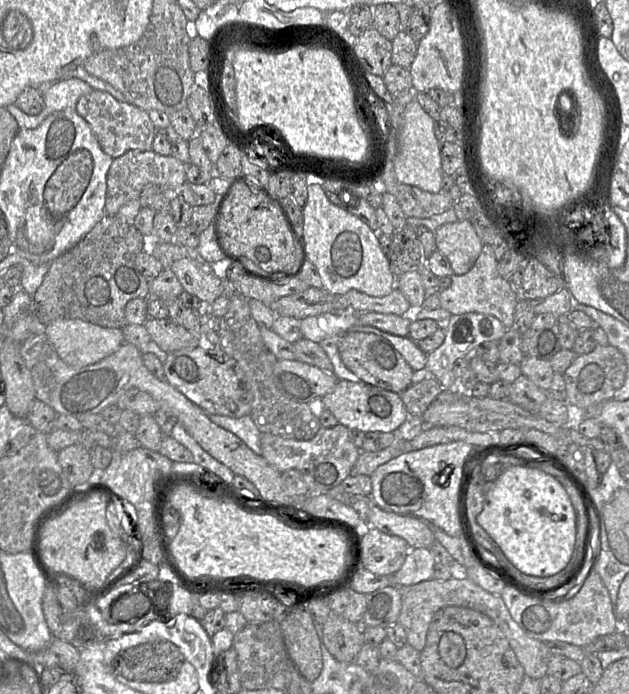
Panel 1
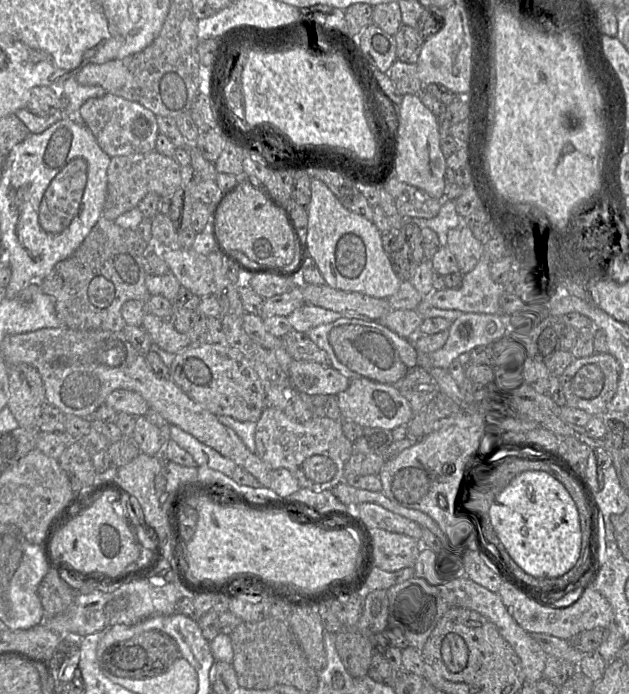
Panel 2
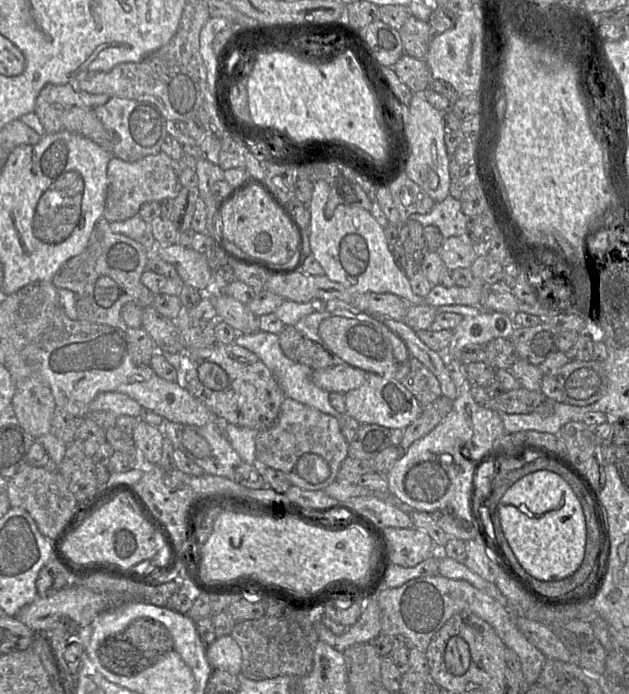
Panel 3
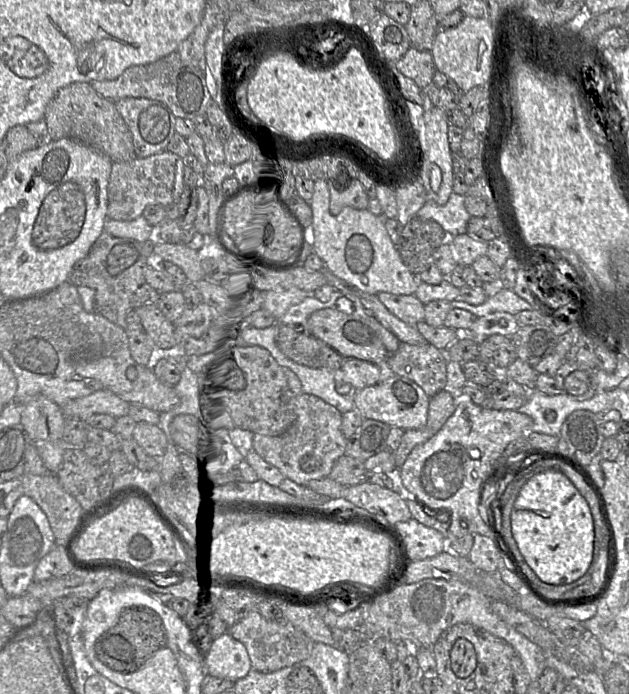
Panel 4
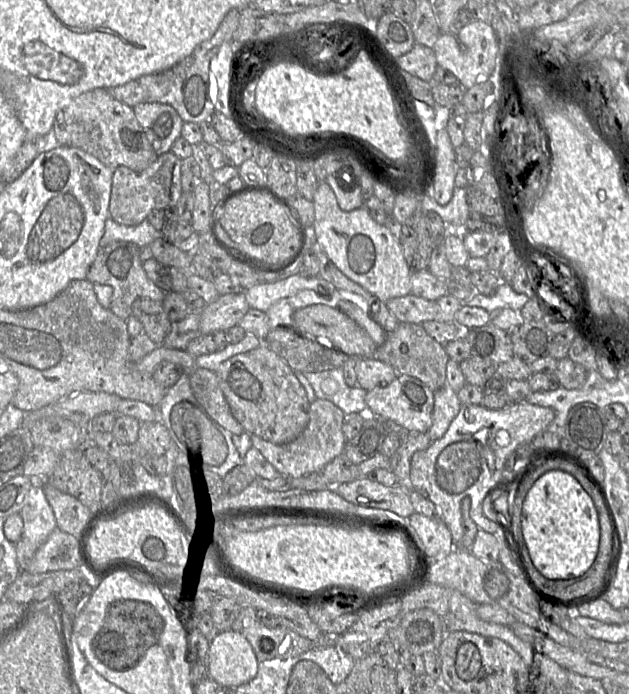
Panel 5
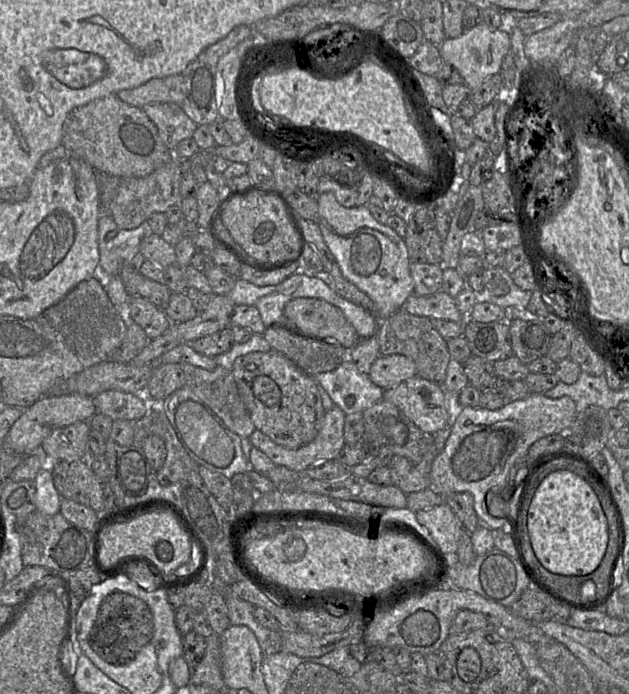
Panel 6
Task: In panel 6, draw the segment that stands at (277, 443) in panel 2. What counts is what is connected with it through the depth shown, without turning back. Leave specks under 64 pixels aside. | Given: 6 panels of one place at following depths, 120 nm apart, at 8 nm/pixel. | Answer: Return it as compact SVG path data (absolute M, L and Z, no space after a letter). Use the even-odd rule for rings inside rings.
M335 405L332 409L325 412L321 427L316 437L308 444L297 448L290 449L283 447L272 441L267 435L258 429L249 437L254 447L265 453L277 466L285 466L295 472L304 472L308 467L321 461L337 459L342 448L345 445L344 440L344 421L346 414Z

